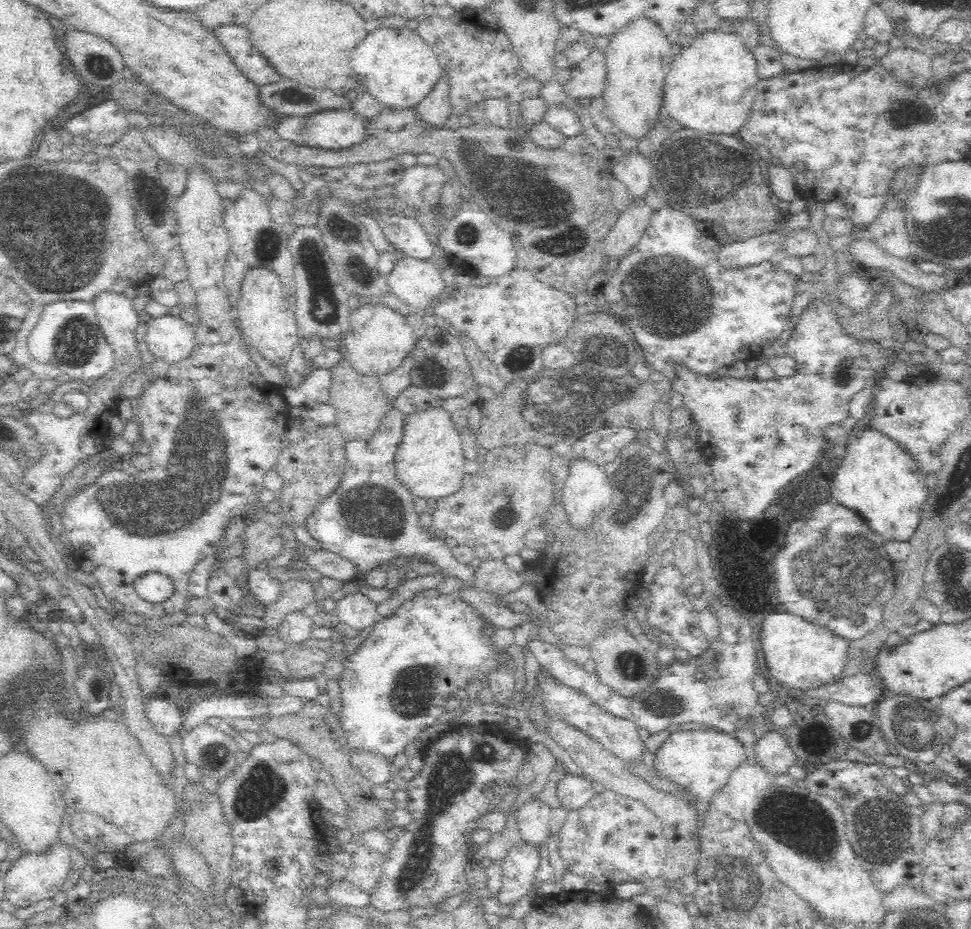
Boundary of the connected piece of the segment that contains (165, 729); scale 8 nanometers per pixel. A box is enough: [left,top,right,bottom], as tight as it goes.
[145,698,184,738]

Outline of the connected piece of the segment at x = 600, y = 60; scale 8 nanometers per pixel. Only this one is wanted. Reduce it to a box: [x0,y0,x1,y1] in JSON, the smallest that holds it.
[562,48,604,102]

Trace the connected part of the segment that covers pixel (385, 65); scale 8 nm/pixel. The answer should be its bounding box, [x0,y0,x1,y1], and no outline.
[350,30,441,110]

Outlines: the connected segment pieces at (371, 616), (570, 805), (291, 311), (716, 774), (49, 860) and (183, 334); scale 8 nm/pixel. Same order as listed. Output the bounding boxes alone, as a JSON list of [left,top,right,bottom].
[[333,591,379,631],[557,774,597,816],[235,268,297,370],[654,729,751,840],[1,843,71,909],[146,311,195,370]]

